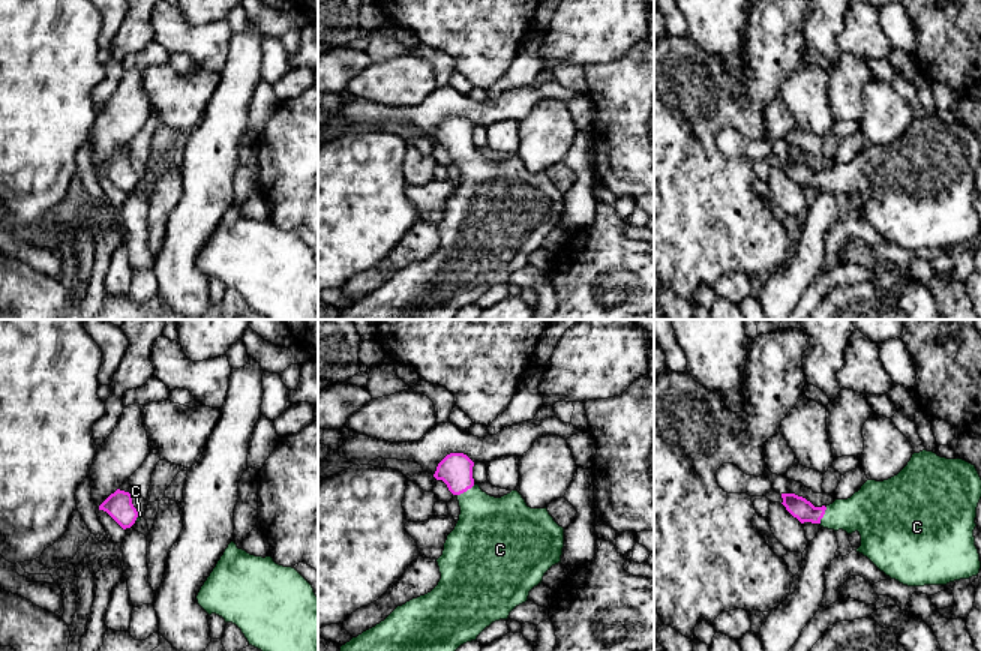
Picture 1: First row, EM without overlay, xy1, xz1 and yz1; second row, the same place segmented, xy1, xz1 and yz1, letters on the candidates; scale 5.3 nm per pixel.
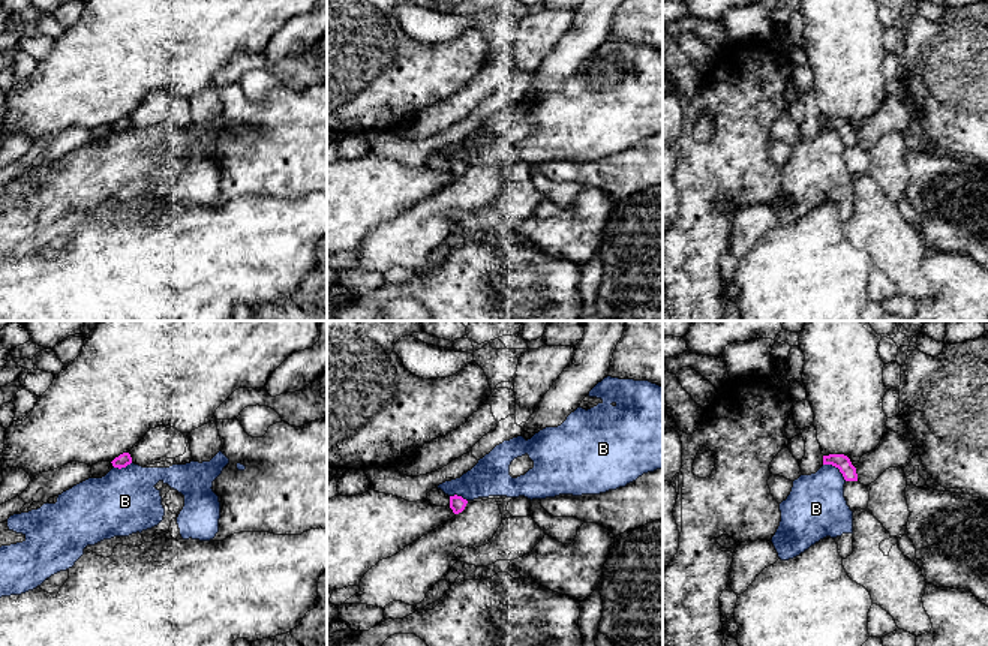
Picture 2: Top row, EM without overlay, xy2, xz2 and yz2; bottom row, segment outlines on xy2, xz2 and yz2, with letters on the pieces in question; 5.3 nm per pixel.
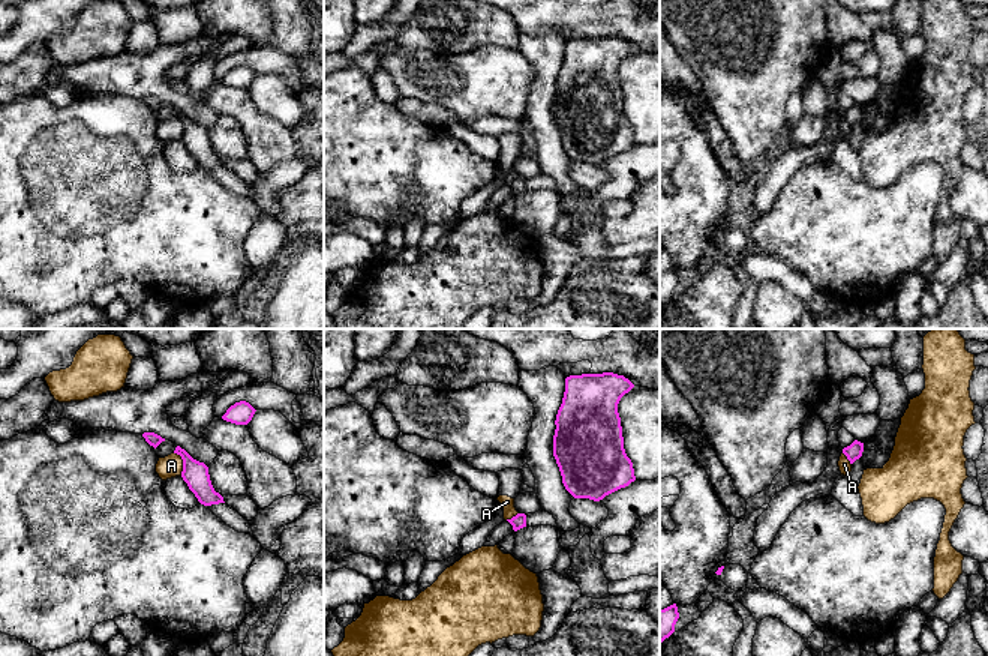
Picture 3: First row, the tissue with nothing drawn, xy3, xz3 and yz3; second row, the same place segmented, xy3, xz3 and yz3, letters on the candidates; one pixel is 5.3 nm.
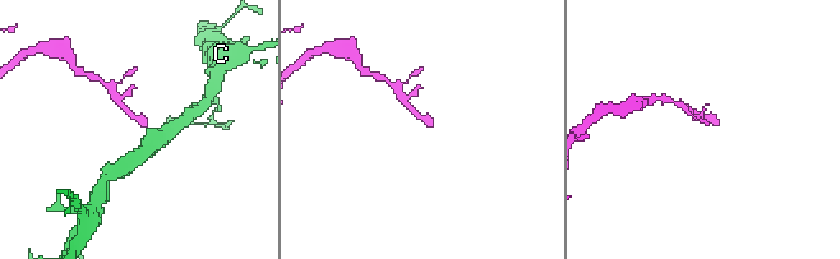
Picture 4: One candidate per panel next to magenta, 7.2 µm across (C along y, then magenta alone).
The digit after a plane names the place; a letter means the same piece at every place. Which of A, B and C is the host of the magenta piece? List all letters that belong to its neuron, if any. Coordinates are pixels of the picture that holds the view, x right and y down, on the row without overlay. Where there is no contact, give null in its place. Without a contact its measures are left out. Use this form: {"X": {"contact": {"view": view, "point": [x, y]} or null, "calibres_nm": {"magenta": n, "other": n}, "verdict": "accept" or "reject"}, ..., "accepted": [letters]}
{"A": {"contact": {"view": "xy3", "point": [183, 126]}, "calibres_nm": {"magenta": 140, "other": 120}, "verdict": "reject"}, "B": {"contact": {"view": "yz2", "point": [837, 131]}, "calibres_nm": {"magenta": 80, "other": 320}, "verdict": "reject"}, "C": {"contact": {"view": "xz1", "point": [465, 155]}, "calibres_nm": {"magenta": 180, "other": 360}, "verdict": "accept"}, "accepted": ["C"]}

